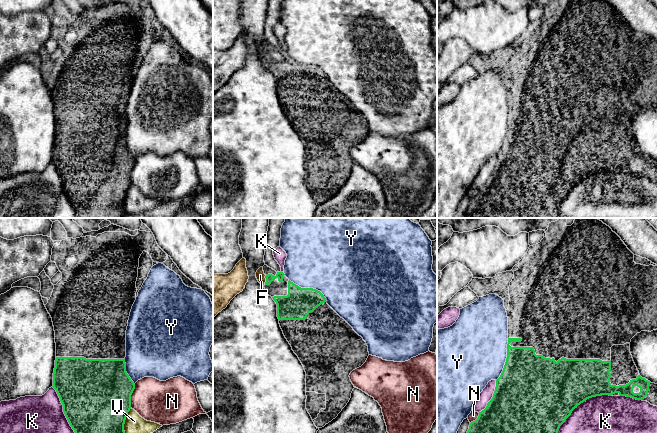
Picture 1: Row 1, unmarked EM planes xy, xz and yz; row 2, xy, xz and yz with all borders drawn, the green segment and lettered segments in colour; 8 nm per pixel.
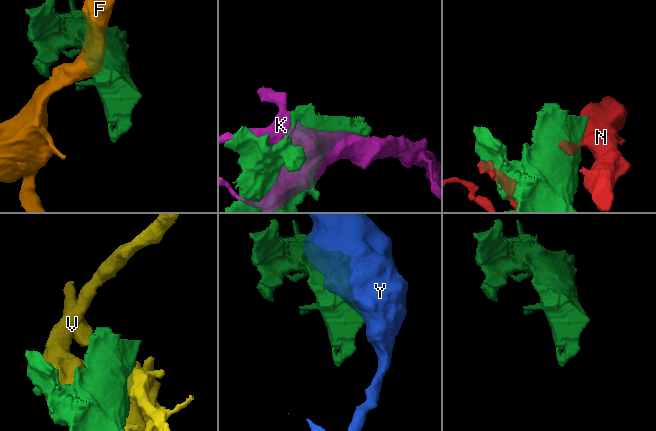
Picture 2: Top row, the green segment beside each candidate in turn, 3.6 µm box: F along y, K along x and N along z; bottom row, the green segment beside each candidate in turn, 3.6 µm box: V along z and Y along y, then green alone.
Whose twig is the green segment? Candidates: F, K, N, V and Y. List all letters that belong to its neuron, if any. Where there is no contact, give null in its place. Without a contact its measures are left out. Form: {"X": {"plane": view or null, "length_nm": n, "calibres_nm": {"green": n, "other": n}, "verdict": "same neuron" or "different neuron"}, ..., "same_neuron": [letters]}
{"F": {"plane": "xz", "length_nm": 80, "calibres_nm": {"green": 60, "other": 70}, "verdict": "different neuron"}, "K": {"plane": "yz", "length_nm": 550, "calibres_nm": {"green": 480, "other": 500}, "verdict": "different neuron"}, "N": {"plane": "xy", "length_nm": 200, "calibres_nm": {"green": 500, "other": 340}, "verdict": "different neuron"}, "V": {"plane": "xy", "length_nm": 240, "calibres_nm": {"green": 500, "other": 180}, "verdict": "different neuron"}, "Y": {"plane": "yz", "length_nm": 360, "calibres_nm": {"green": 460, "other": 500}, "verdict": "different neuron"}, "same_neuron": []}

